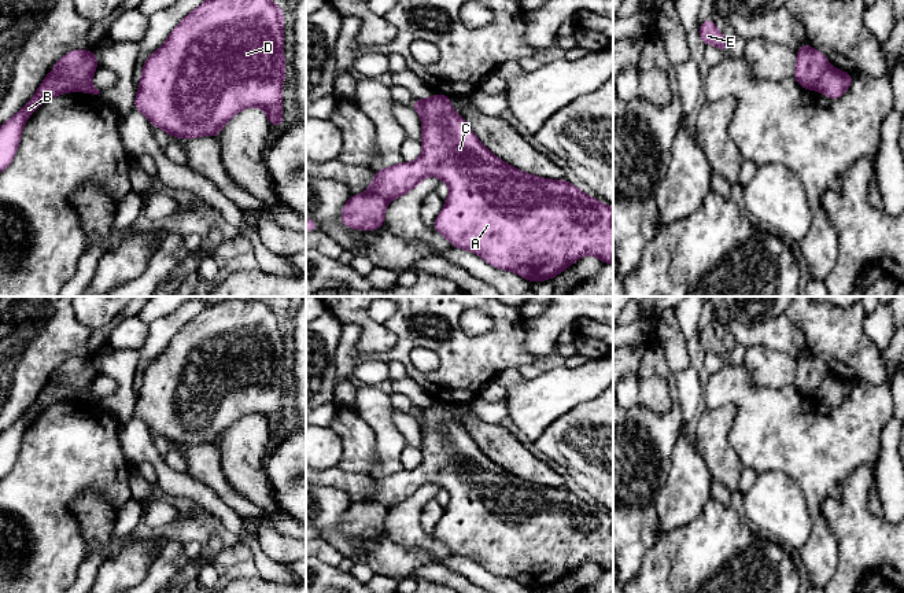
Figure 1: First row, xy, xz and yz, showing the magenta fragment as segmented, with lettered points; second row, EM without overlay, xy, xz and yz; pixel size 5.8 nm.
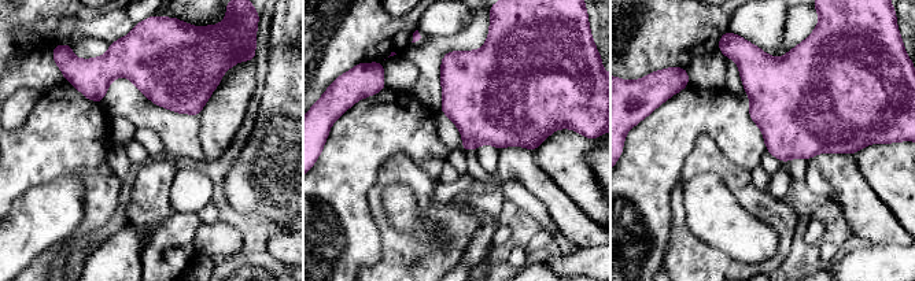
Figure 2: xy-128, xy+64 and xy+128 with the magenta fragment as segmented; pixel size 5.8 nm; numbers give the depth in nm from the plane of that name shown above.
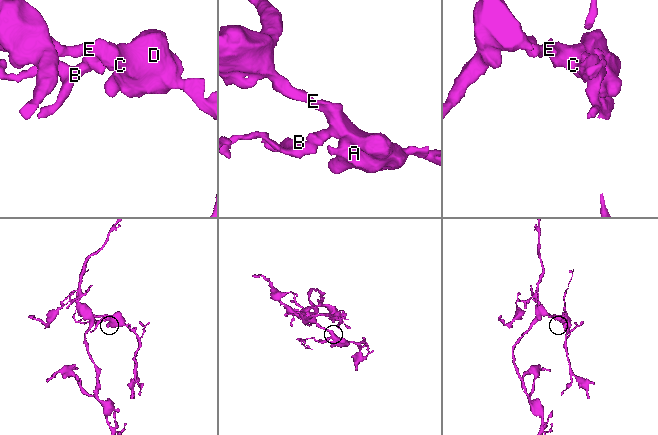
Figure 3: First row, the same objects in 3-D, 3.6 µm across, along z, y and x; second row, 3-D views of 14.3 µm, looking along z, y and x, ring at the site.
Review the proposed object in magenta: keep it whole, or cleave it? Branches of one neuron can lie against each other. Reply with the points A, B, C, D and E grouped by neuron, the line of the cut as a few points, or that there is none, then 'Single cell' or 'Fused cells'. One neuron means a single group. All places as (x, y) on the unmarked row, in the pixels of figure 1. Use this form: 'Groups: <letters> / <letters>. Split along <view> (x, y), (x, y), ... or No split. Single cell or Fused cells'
Groups: A C D E / B. Split along xy (54, 375), (72, 389), (74, 397). Fused cells

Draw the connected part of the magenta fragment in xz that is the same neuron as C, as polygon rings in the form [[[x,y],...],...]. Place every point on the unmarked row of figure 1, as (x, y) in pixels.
[[[440,401],[418,408],[412,415],[423,431],[423,460],[417,468],[402,469],[374,479],[366,501],[385,511],[409,501],[428,483],[436,483],[450,496],[450,502],[433,530],[433,538],[443,542],[455,556],[464,556],[481,564],[494,575],[510,578],[531,590],[550,588],[579,566],[593,561],[602,571],[613,570],[613,515],[601,511],[564,487],[547,487],[514,476],[490,460],[476,445],[465,427],[451,415],[451,405]]]

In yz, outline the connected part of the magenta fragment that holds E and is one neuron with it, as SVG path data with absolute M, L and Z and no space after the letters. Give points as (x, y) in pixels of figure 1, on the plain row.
M712 325L705 327L698 336L698 343L701 349L706 351L712 351L720 358L727 360L730 351L724 347L722 338L717 338Z

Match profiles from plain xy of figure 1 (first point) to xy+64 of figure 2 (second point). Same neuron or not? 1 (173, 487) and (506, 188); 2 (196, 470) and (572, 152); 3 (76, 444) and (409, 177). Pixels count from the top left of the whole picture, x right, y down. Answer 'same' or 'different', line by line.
1: same
2: different
3: different

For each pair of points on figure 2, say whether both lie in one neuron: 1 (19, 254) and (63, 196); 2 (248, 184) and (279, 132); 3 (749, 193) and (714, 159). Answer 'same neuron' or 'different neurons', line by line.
1: same neuron
2: same neuron
3: same neuron

